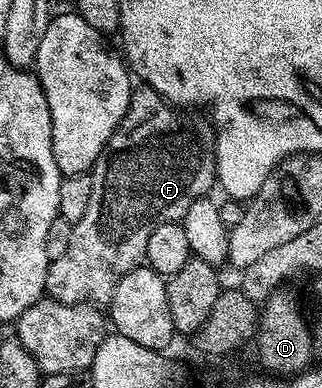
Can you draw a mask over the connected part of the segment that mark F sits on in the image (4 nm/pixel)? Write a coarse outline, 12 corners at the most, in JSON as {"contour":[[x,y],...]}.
{"contour":[[134,88],[45,291],[107,303],[214,188],[212,140]]}

